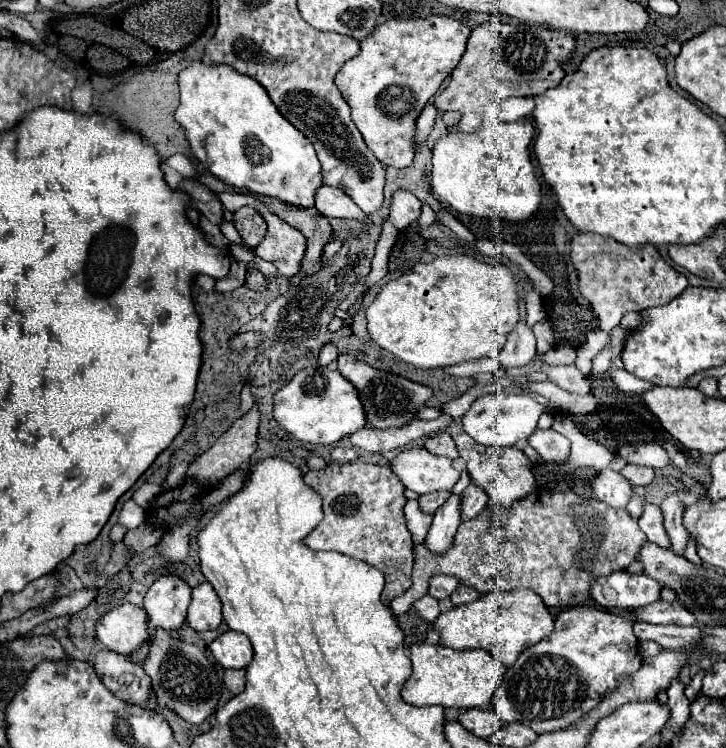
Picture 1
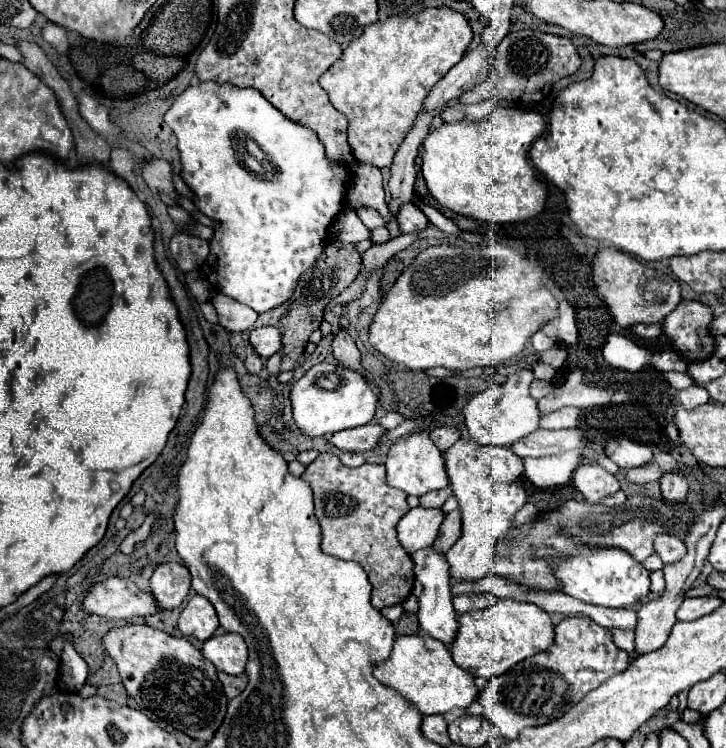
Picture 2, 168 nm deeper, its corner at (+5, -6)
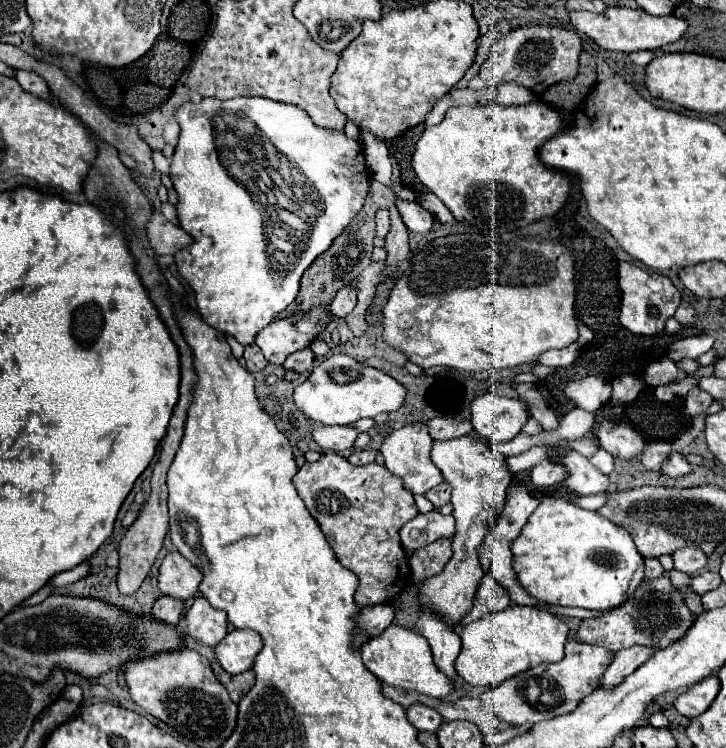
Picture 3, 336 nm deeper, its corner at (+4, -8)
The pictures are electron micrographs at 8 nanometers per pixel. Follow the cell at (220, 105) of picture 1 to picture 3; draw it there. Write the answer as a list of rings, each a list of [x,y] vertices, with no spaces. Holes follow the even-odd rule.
[[[203,98],[201,102],[185,102],[177,108],[175,120],[181,126],[179,144],[175,148],[173,164],[171,164],[171,180],[175,186],[175,192],[179,196],[177,214],[181,228],[193,236],[195,244],[183,248],[175,260],[181,276],[191,284],[191,288],[197,294],[197,308],[203,316],[203,320],[213,326],[215,330],[227,332],[235,336],[241,344],[251,344],[255,340],[255,334],[263,330],[279,312],[283,312],[299,292],[299,280],[303,272],[321,256],[337,236],[343,234],[343,230],[351,224],[351,220],[359,214],[365,196],[369,192],[369,178],[365,168],[365,156],[361,150],[361,144],[355,140],[349,140],[345,132],[331,132],[317,128],[311,120],[311,116],[291,104],[273,102],[269,98],[233,98],[233,100],[217,100],[217,98]]]

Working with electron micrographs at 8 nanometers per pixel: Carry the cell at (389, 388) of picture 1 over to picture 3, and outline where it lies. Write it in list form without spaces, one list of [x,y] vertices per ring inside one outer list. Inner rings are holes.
[[[343,288],[341,294],[337,294],[335,300],[331,302],[329,310],[331,310],[335,316],[345,318],[345,316],[349,316],[349,314],[353,312],[355,304],[357,304],[357,292],[355,292],[353,288]]]

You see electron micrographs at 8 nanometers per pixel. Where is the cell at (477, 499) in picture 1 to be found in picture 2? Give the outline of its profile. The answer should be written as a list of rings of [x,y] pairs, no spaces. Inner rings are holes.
[[[458,510],[446,514],[446,518],[444,518],[444,522],[442,522],[442,526],[440,526],[440,534],[438,534],[438,538],[434,540],[432,548],[434,548],[436,552],[444,554],[444,552],[460,538],[460,526],[462,526],[462,524],[460,524],[460,512],[458,512]]]

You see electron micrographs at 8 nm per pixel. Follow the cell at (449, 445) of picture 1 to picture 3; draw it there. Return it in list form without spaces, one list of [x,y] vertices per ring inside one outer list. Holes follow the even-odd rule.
[[[433,418],[427,422],[433,440],[453,440],[471,432],[471,420],[459,422],[453,418]]]

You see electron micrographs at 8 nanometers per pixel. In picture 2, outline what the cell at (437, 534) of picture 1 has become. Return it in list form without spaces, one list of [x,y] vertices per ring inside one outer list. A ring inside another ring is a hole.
[[[426,548],[426,550],[418,550],[416,554],[412,554],[414,560],[414,574],[416,580],[424,586],[422,596],[418,598],[420,608],[418,608],[418,626],[420,630],[424,630],[426,634],[430,634],[432,638],[438,638],[440,642],[444,642],[446,646],[450,646],[450,642],[456,638],[456,630],[458,630],[458,620],[456,620],[456,612],[452,608],[452,594],[450,594],[450,576],[448,576],[448,562],[444,558],[444,554],[436,554],[436,550]]]

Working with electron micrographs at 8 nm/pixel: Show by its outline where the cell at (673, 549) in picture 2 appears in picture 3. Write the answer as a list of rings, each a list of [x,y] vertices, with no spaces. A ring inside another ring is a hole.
[[[679,548],[677,552],[671,554],[671,558],[675,564],[675,570],[685,572],[685,574],[699,572],[707,562],[707,556],[697,548]]]

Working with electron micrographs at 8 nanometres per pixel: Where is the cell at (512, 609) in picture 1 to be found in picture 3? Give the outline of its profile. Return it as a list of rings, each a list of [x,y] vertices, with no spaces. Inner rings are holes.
[[[511,604],[505,610],[487,614],[463,628],[463,646],[455,660],[455,670],[469,684],[491,688],[541,662],[561,660],[567,634],[569,628],[555,614],[541,608]]]

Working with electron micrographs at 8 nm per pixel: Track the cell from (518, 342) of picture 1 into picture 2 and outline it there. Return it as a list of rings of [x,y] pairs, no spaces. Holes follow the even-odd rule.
[[[520,370],[518,374],[508,376],[504,386],[496,386],[490,390],[484,390],[476,394],[466,406],[464,406],[464,416],[466,416],[466,428],[472,440],[478,444],[498,444],[498,446],[510,446],[516,440],[526,438],[530,432],[538,428],[540,412],[536,406],[536,400],[530,396],[528,386],[534,380],[532,370]]]

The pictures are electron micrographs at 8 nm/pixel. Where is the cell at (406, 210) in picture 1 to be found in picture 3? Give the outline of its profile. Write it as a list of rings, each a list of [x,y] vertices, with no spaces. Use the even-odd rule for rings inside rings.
[[[397,200],[397,208],[399,208],[401,218],[403,218],[403,222],[405,222],[409,232],[429,232],[431,230],[435,218],[423,206],[419,206],[415,202]]]

